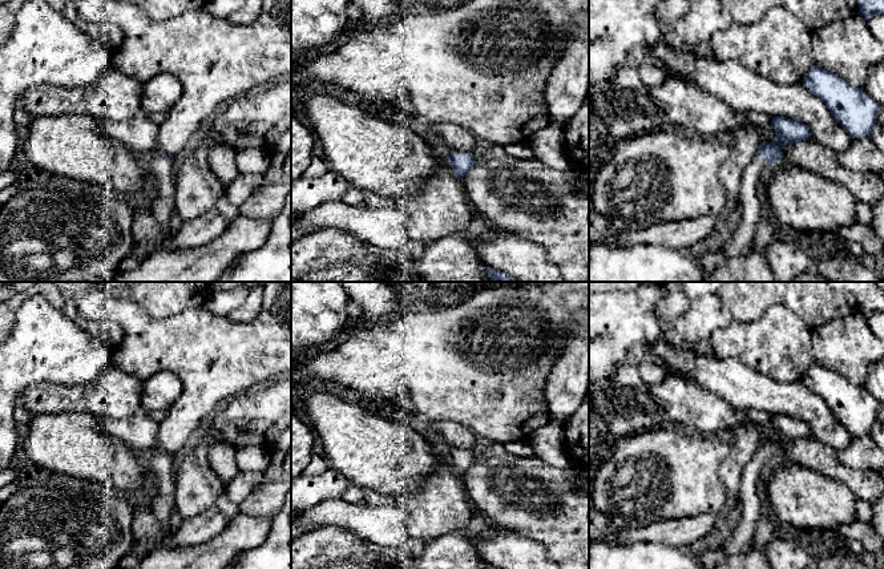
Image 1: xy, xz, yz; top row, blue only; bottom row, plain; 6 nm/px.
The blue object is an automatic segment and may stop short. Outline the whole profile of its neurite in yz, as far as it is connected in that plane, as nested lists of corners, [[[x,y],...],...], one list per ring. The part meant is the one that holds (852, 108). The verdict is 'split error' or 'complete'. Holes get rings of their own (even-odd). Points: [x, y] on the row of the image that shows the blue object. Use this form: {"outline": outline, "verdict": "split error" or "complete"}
{"outline": [[[816,65],[810,68],[802,82],[827,105],[852,138],[872,138],[880,105],[863,88],[853,88]]], "verdict": "complete"}

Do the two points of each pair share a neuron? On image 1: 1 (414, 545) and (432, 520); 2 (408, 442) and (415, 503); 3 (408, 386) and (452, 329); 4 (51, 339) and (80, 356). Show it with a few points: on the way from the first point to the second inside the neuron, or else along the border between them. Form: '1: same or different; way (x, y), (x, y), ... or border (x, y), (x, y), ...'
1: different; border (410, 536), (424, 544)
2: different; border (434, 469), (415, 492), (395, 497)
3: same; way (423, 371), (451, 343)
4: same; way (57, 346), (65, 354), (73, 356)

